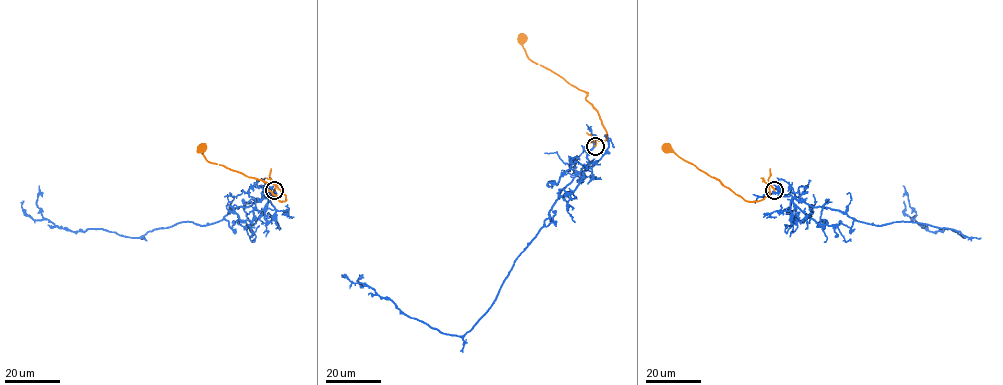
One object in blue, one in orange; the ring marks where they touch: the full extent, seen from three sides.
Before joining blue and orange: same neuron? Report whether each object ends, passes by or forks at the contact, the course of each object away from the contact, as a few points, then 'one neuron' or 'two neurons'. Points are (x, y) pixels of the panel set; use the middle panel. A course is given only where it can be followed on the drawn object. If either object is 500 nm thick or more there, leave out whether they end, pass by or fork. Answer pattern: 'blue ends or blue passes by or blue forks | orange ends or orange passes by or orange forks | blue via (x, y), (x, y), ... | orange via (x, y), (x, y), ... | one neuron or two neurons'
blue passes by | orange ends | blue via (594, 145), (490, 308), (463, 336), (408, 316), (362, 287), (360, 275) | orange via (594, 145), (594, 139), (606, 138), (605, 129), (585, 92), (533, 62), (520, 37) | one neuron

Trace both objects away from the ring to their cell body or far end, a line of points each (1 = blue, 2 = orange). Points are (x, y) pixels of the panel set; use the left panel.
1: (274, 190), (216, 222), (182, 222), (130, 237), (102, 229), (59, 228), (43, 218), (36, 205), (39, 185)
2: (274, 190), (274, 183), (286, 196), (285, 200), (265, 187), (265, 182), (209, 162), (200, 147)

